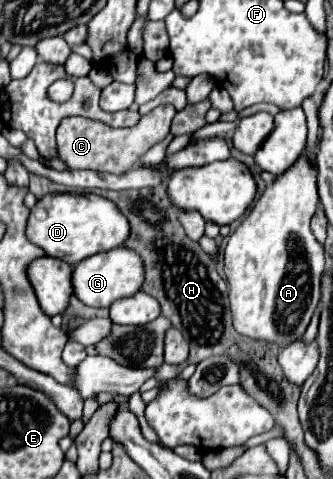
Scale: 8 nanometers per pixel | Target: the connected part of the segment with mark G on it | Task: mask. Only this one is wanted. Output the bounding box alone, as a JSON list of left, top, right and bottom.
[72,246,144,308]

